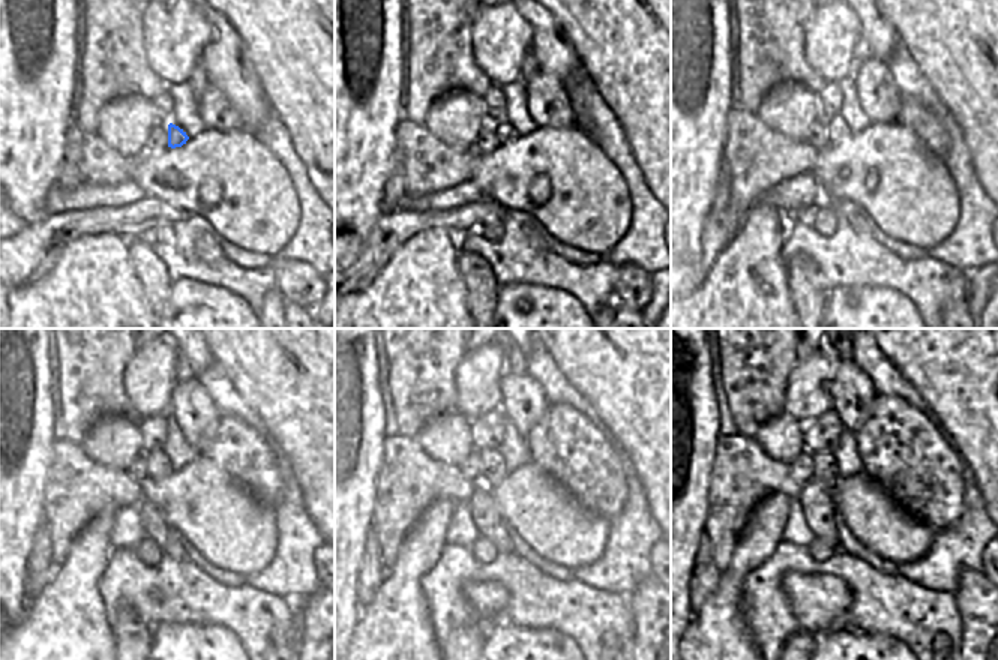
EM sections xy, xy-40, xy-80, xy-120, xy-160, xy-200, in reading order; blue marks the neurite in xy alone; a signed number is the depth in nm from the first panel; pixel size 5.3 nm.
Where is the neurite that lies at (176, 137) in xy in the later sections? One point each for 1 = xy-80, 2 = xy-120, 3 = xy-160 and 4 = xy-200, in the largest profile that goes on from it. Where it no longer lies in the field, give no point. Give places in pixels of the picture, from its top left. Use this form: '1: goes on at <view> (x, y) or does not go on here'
1: goes on at xy-80 (836, 129)
2: goes on at xy-120 (158, 465)
3: goes on at xy-160 (492, 470)
4: goes on at xy-200 (824, 465)

